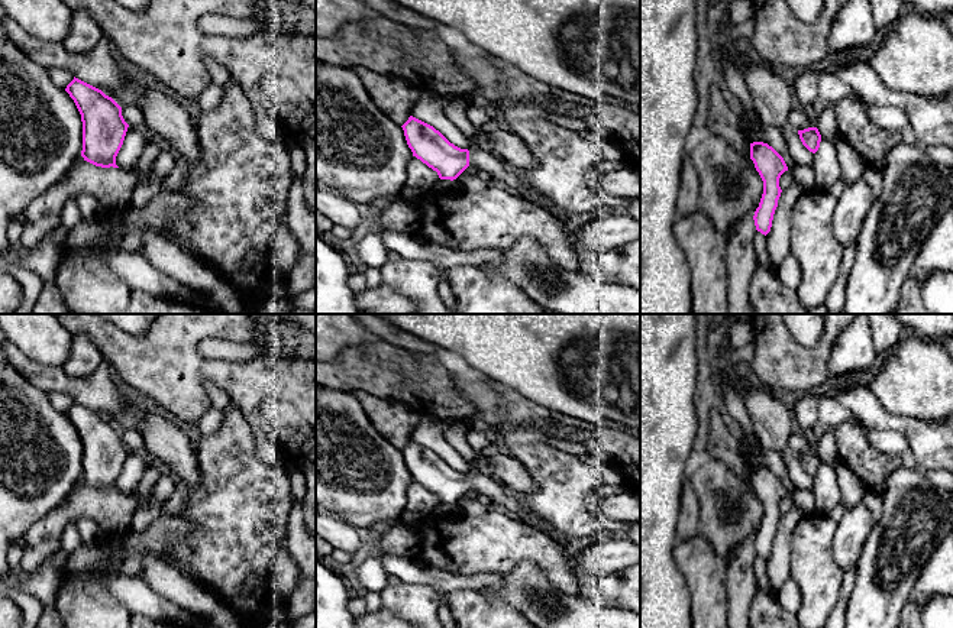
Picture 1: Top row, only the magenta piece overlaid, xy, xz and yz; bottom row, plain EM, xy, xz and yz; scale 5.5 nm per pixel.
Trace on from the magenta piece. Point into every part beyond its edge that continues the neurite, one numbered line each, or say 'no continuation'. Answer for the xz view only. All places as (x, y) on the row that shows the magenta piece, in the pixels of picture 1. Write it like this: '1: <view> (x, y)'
1: xz (481, 158)

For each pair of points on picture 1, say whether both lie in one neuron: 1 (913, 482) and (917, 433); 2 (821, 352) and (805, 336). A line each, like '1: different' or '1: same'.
1: different
2: different

